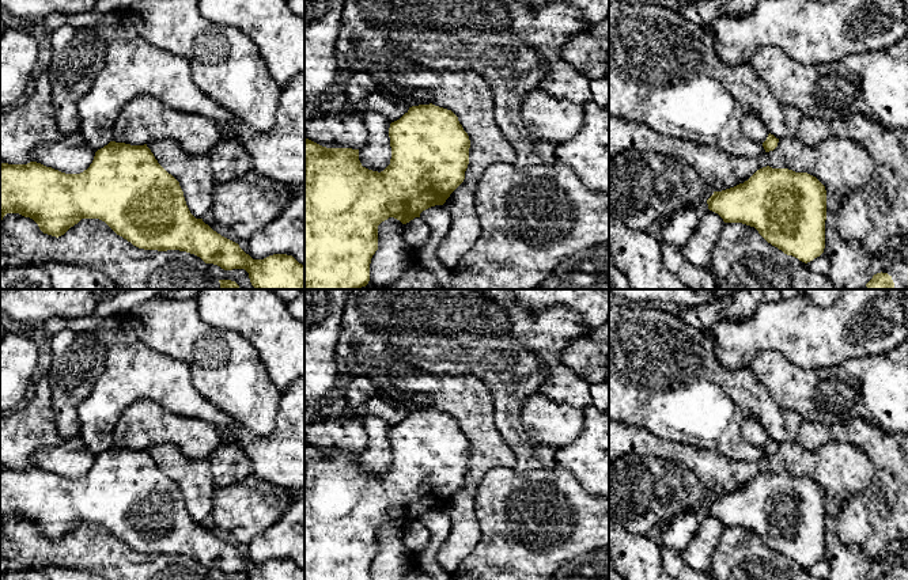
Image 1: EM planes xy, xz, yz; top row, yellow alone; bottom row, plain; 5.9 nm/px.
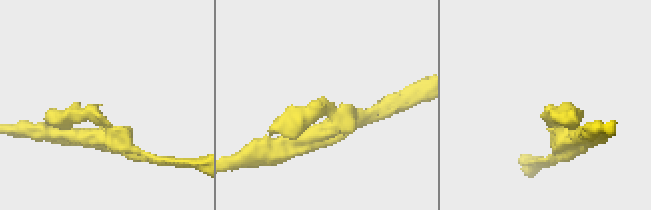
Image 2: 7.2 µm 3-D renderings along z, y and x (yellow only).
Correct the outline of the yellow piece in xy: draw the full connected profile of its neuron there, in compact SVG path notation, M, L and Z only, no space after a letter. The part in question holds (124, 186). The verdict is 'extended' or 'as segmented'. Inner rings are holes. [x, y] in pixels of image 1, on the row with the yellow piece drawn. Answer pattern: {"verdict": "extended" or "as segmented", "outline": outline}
{"verdict": "as segmented", "outline": "M110 141L95 152L94 160L80 174L65 174L37 162L27 164L0 164L0 221L7 213L19 213L33 219L43 234L64 235L82 219L99 219L117 235L144 250L179 250L200 257L205 264L213 264L224 270L245 269L254 289L304 289L304 266L292 255L273 254L264 259L253 259L238 243L213 231L203 219L196 219L185 201L179 182L169 174L144 145L130 145Z"}

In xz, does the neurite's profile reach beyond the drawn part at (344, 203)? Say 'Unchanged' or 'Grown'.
Unchanged

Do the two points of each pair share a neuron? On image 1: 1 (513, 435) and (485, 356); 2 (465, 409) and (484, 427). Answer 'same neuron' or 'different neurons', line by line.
1: same neuron
2: same neuron

